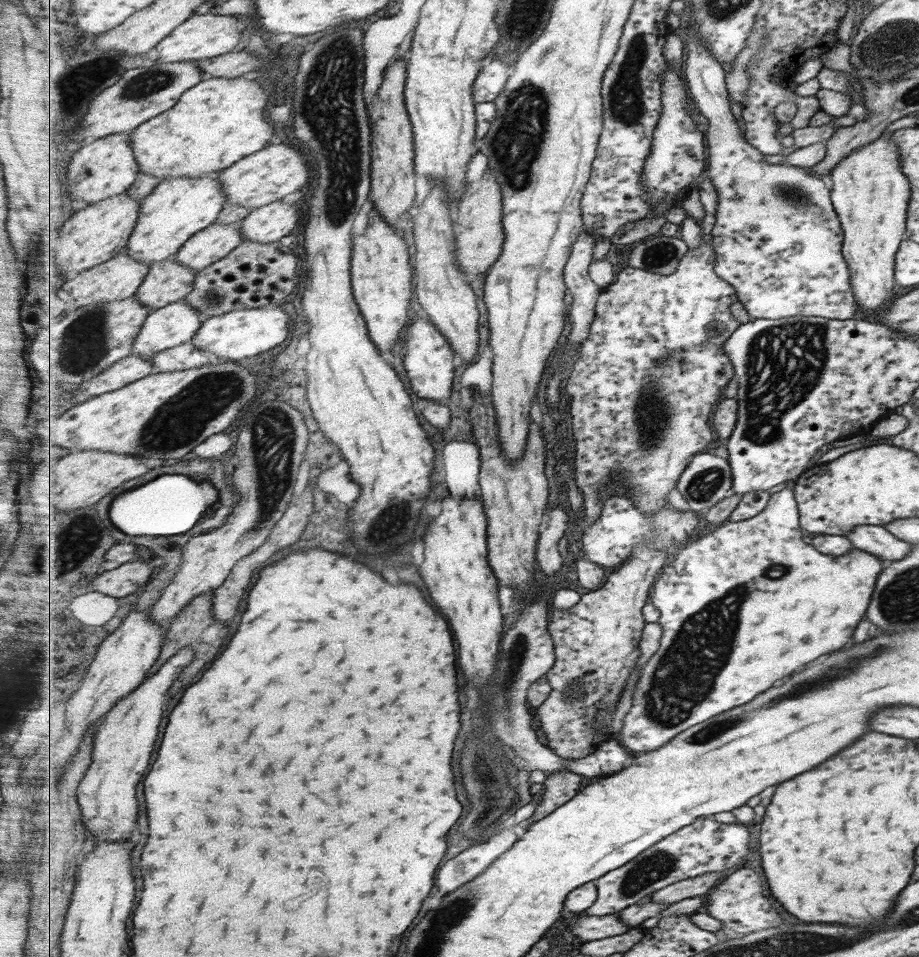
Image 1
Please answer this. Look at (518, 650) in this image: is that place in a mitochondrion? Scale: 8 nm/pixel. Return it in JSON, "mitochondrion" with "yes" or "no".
{"mitochondrion":"yes"}

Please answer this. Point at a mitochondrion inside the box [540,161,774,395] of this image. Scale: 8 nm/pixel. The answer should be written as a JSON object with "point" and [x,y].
{"point":[658,253]}

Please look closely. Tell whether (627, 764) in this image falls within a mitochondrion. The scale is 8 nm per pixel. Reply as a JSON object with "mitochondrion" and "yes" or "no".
{"mitochondrion":"no"}

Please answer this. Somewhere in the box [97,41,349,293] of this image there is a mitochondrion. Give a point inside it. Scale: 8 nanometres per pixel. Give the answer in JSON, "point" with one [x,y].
{"point":[144,84]}

